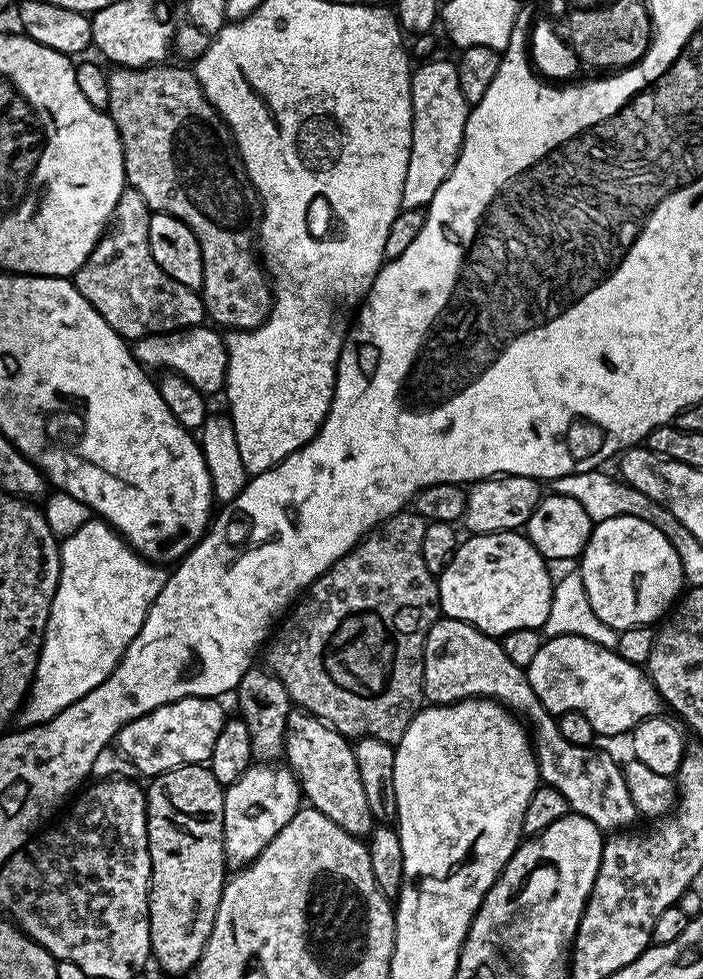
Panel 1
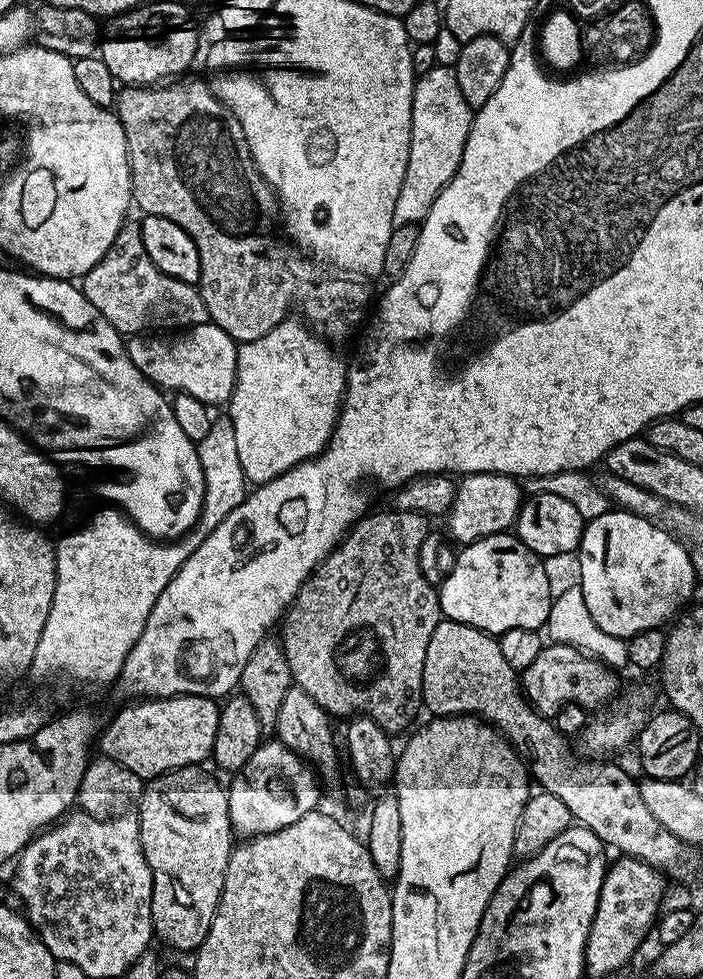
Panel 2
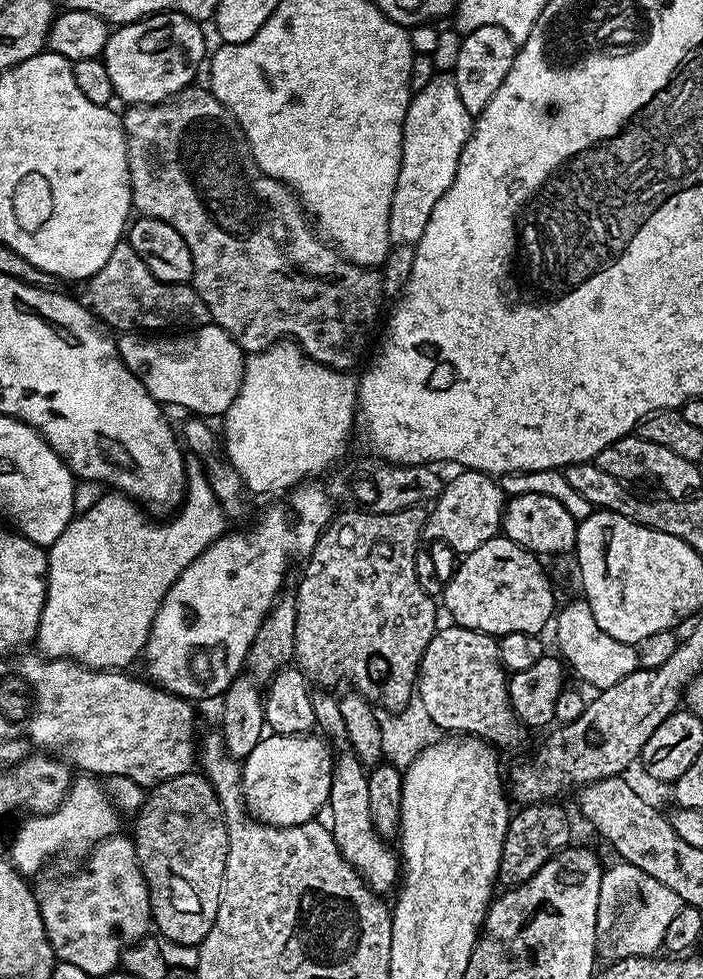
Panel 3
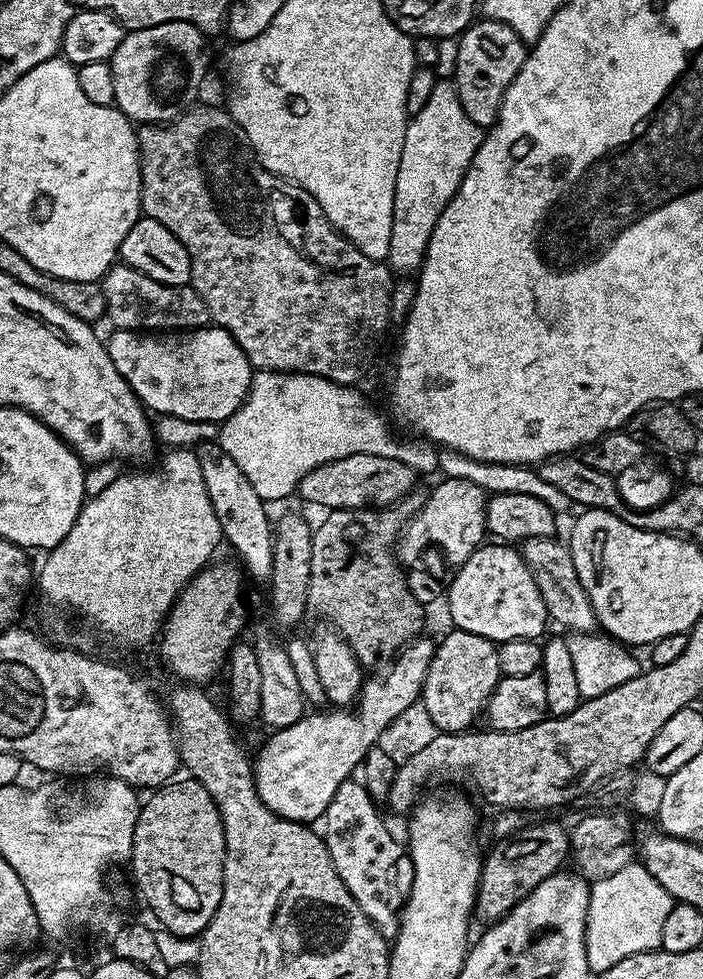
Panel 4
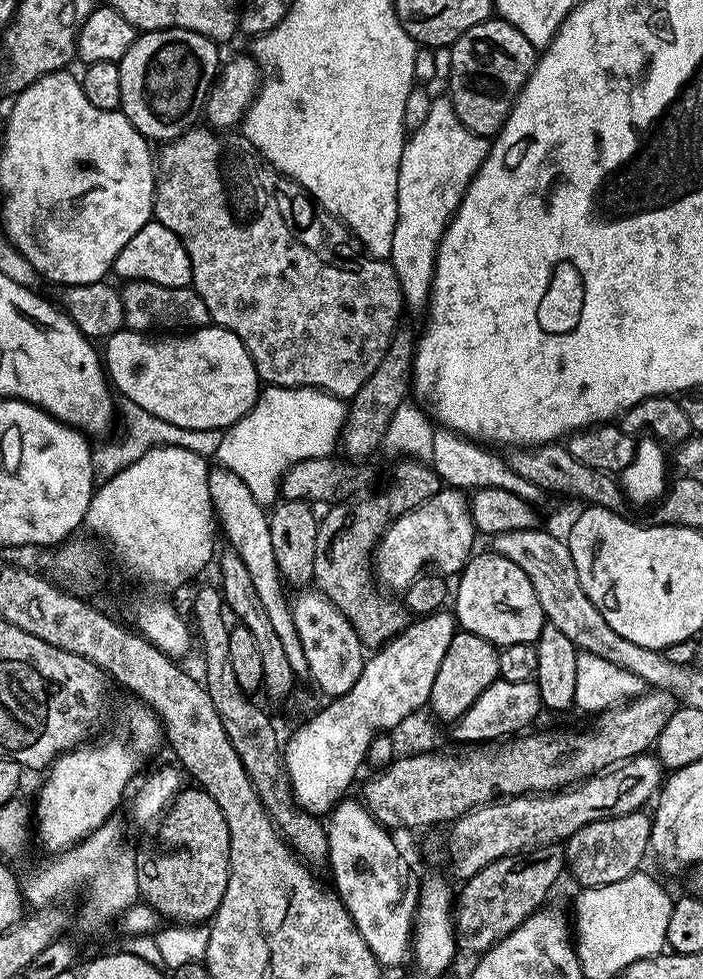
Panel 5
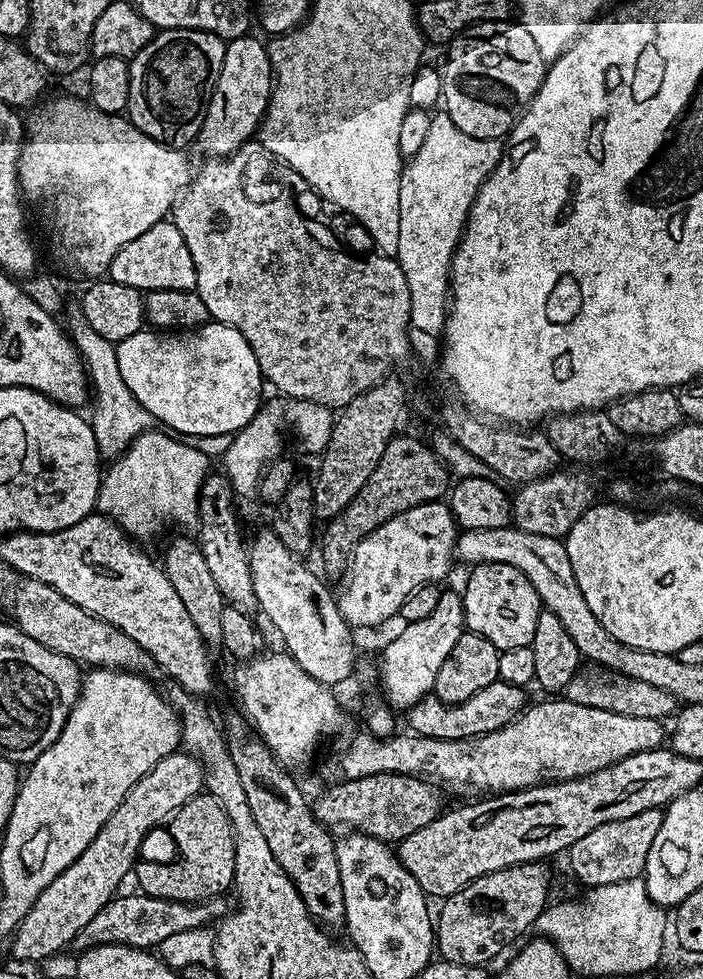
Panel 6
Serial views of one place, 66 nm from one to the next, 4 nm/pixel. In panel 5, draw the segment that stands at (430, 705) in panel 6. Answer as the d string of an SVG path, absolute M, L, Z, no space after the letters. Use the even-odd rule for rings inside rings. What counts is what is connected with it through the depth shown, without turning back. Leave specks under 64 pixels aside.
M495 680L493 684L486 686L486 690L482 690L482 694L478 694L478 698L474 698L474 706L470 706L466 714L451 721L452 736L456 740L461 740L464 746L473 742L500 742L531 729L528 727L539 718L543 708L544 703L538 694L535 680L526 682Z

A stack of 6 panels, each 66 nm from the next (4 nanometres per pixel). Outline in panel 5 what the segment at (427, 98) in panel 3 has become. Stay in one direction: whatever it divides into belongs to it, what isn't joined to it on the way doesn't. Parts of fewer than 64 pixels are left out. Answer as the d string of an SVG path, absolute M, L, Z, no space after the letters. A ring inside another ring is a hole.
M448 98L433 99L426 122L413 129L404 141L402 162L398 166L398 222L394 222L394 246L390 246L388 260L394 274L398 274L404 304L412 307L413 313L423 313L428 307L440 240L489 147L489 137L474 134L462 126Z

